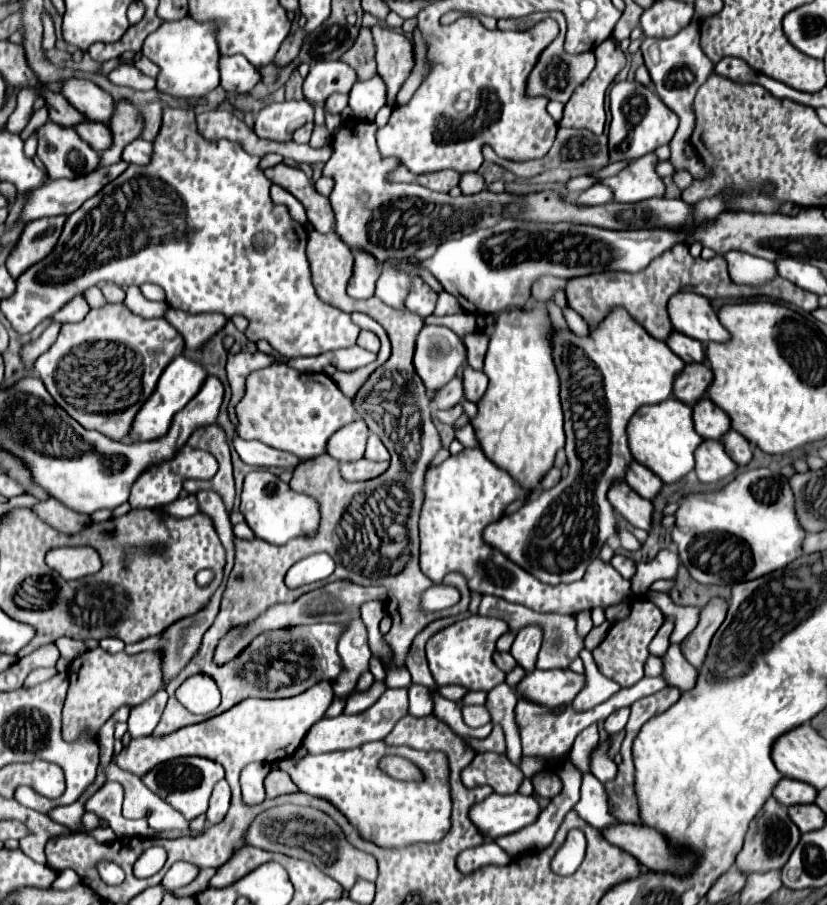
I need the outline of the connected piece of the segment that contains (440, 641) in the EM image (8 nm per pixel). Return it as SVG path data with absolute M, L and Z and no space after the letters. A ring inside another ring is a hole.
M470 616L460 620L438 634L434 634L426 644L426 656L432 670L432 676L440 686L458 684L468 690L492 690L494 686L506 680L506 674L496 668L492 656L496 652L496 640L508 632L508 624L498 618Z

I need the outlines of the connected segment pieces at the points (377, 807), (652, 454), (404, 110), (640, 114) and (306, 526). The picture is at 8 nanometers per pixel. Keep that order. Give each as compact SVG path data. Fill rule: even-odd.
M378 740L342 752L328 752L320 756L308 754L298 764L292 760L294 758L280 760L276 766L286 770L302 792L328 800L348 818L364 840L370 840L380 848L404 848L420 842L440 842L450 830L452 800L449 767L444 766L444 754L422 752L408 746L388 746L386 742ZM384 754L400 754L418 764L426 774L424 782L400 782L386 776L378 768L378 760Z
M668 398L660 404L642 406L628 424L630 452L636 462L648 466L666 484L680 482L694 468L694 452L702 438L694 430L692 408L676 398Z
M460 18L456 20L454 24L450 26L436 26L436 30L432 30L432 34L426 34L428 38L428 44L430 44L430 60L434 62L434 68L432 72L428 74L428 78L420 84L420 88L416 90L416 94L412 96L412 100L406 104L406 106L396 106L392 110L392 116L388 120L386 126L378 128L378 148L382 152L382 156L398 156L404 166L420 176L420 174L430 174L430 172L436 172L436 170L472 170L476 172L482 164L482 146L492 146L494 152L500 156L500 158L508 158L508 160L534 160L534 158L542 158L548 154L552 142L554 142L554 136L558 132L558 124L548 116L546 112L546 104L548 104L548 98L544 96L538 96L538 98L528 98L524 94L524 88L526 88L526 78L528 78L528 72L534 68L540 52L556 38L558 34L558 24L554 20L542 20L540 24L536 24L532 30L528 32L502 32L502 30L488 30L484 28L482 24L476 24L476 18Z
M616 82L610 90L610 132L608 132L608 154L610 162L638 160L640 156L654 152L658 146L668 144L678 128L678 116L660 102L652 88L638 82Z
M256 470L246 476L240 510L256 538L266 540L270 544L290 542L298 536L314 536L320 524L320 508L316 498L294 492L286 482L282 482L268 470Z

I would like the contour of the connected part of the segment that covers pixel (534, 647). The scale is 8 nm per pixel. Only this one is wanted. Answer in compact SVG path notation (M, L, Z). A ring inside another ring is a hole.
M536 624L524 626L516 634L516 640L514 640L510 652L526 672L532 672L536 668L536 656L538 656L540 644L542 644L542 636L544 636L544 632Z

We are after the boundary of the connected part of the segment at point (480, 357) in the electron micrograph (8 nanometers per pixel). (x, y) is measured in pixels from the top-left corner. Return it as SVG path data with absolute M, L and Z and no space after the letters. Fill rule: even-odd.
M484 330L470 334L470 336L464 338L464 344L466 344L466 350L468 350L468 364L474 370L482 370L486 346L488 346L488 334Z

